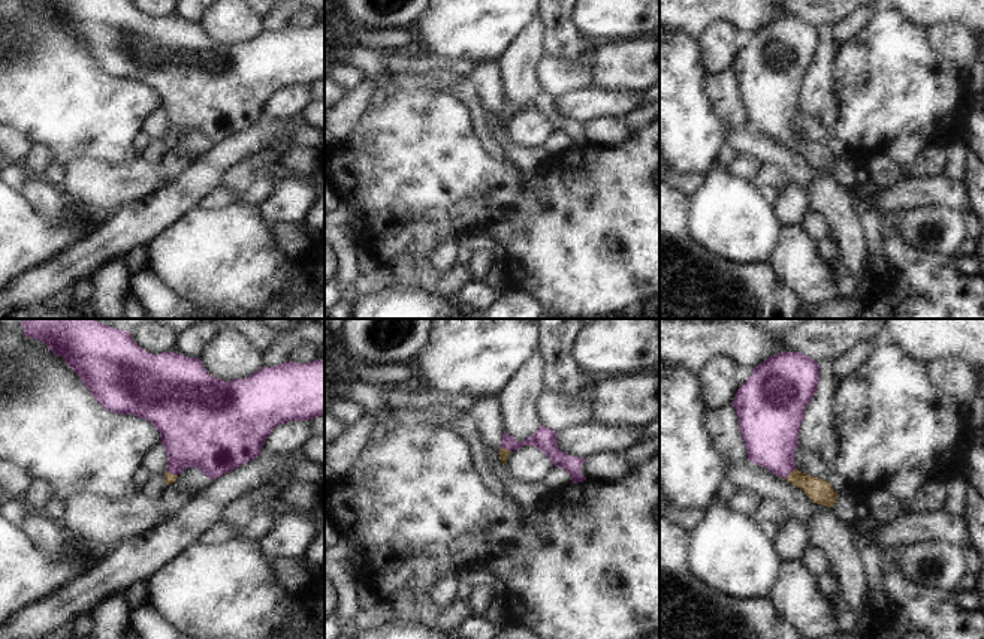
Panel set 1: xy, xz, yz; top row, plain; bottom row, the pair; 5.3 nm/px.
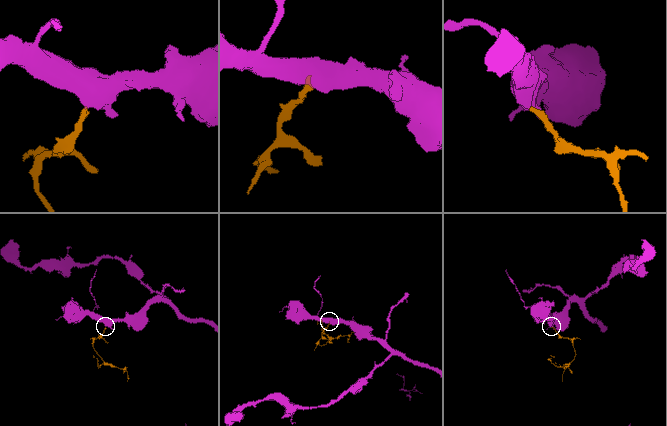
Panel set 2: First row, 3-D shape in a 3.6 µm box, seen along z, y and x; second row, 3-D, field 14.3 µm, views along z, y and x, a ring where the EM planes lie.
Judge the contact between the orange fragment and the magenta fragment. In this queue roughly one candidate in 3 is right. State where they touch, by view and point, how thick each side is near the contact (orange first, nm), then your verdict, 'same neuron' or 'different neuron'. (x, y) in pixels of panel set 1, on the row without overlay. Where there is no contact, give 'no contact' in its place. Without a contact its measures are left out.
meets orange in yz at (790, 138); 130 nm thick on the orange side, 300 nm on the other; same neuron

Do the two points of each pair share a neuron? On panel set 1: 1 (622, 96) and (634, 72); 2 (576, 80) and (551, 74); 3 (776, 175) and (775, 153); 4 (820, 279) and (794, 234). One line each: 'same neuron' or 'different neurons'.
1: different neurons
2: same neuron
3: different neurons
4: same neuron

